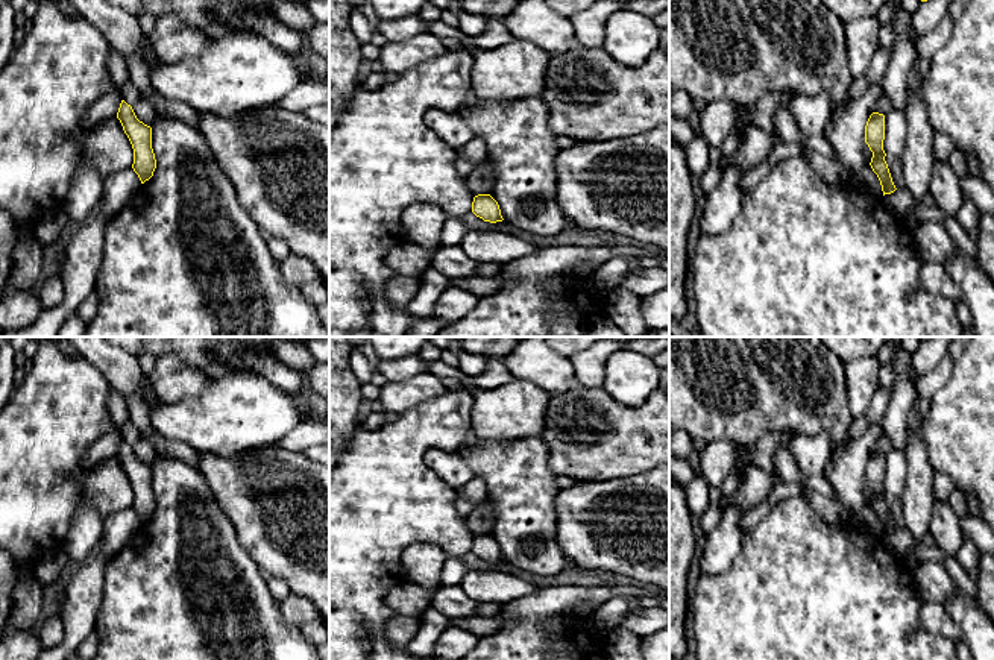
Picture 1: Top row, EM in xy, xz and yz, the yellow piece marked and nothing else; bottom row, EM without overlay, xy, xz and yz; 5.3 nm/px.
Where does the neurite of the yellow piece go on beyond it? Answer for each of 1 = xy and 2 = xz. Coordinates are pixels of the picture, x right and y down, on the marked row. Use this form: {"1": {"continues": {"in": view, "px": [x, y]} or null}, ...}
{"1": {"continues": null}, "2": {"continues": null}}

